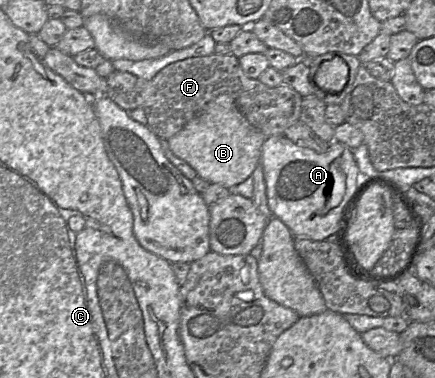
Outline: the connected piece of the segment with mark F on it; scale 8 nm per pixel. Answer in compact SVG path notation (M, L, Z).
M232 53L182 59L165 66L150 80L118 70L105 79L104 95L126 111L143 108L147 116L146 125L163 140L181 131L210 101L224 93L234 98L247 121L266 137L284 135L286 129L300 121L303 97L285 83L269 87L258 78L248 77L239 64L239 58Z

